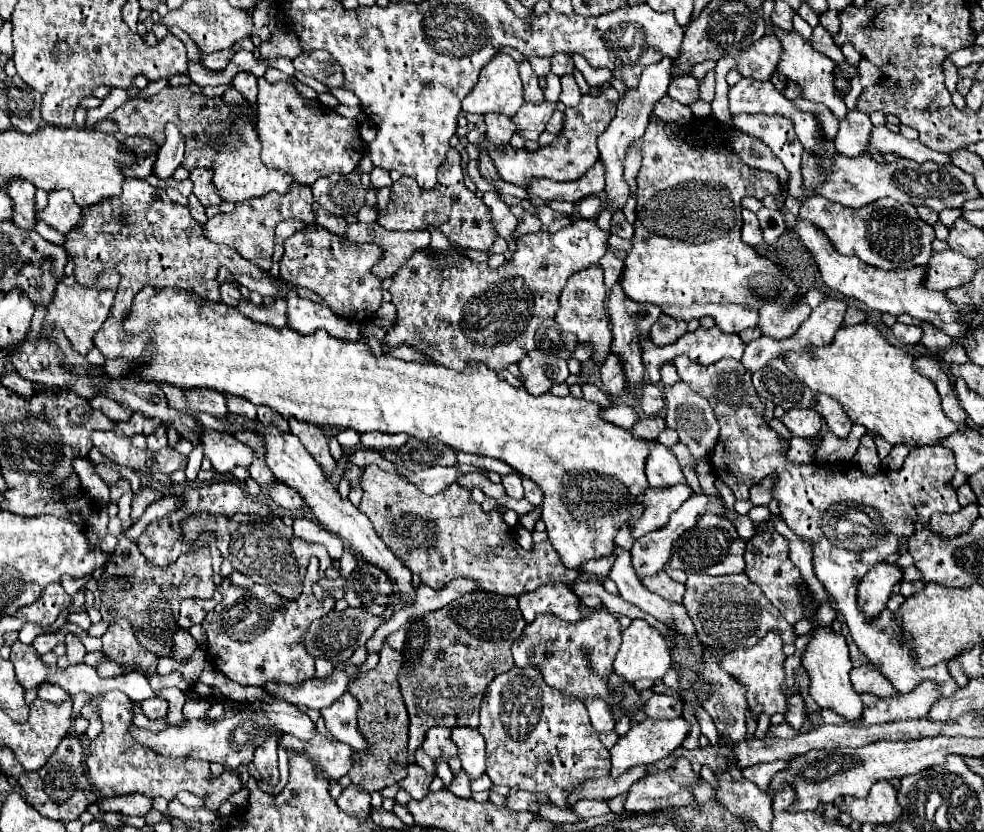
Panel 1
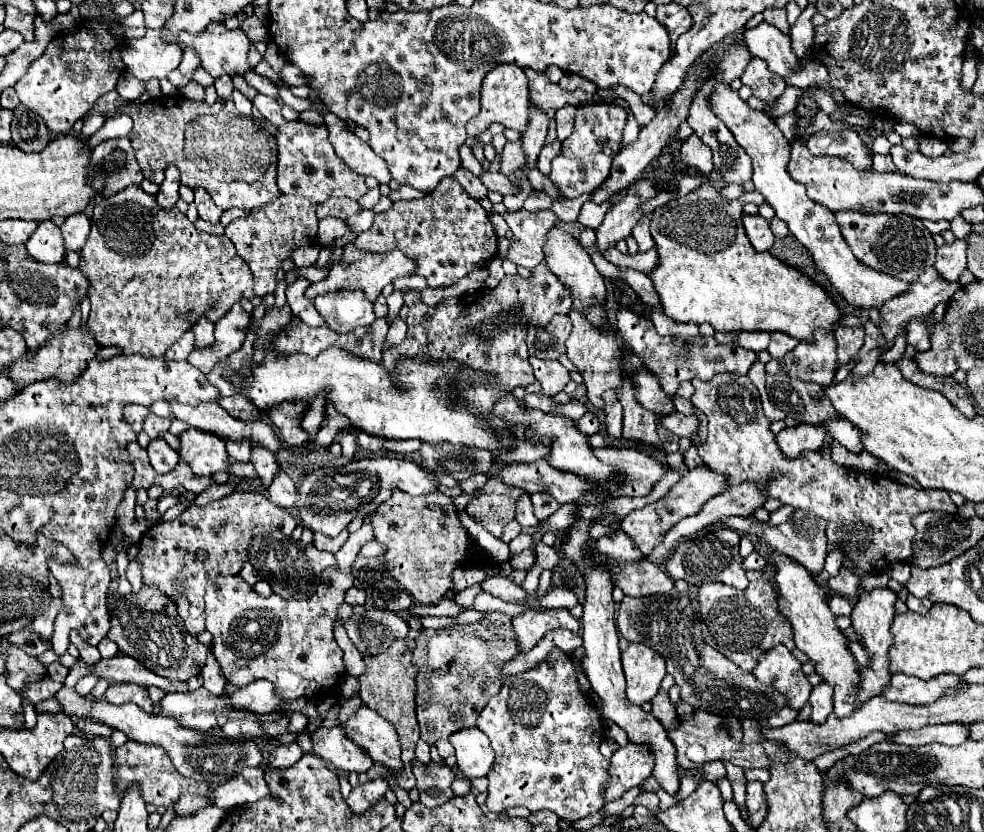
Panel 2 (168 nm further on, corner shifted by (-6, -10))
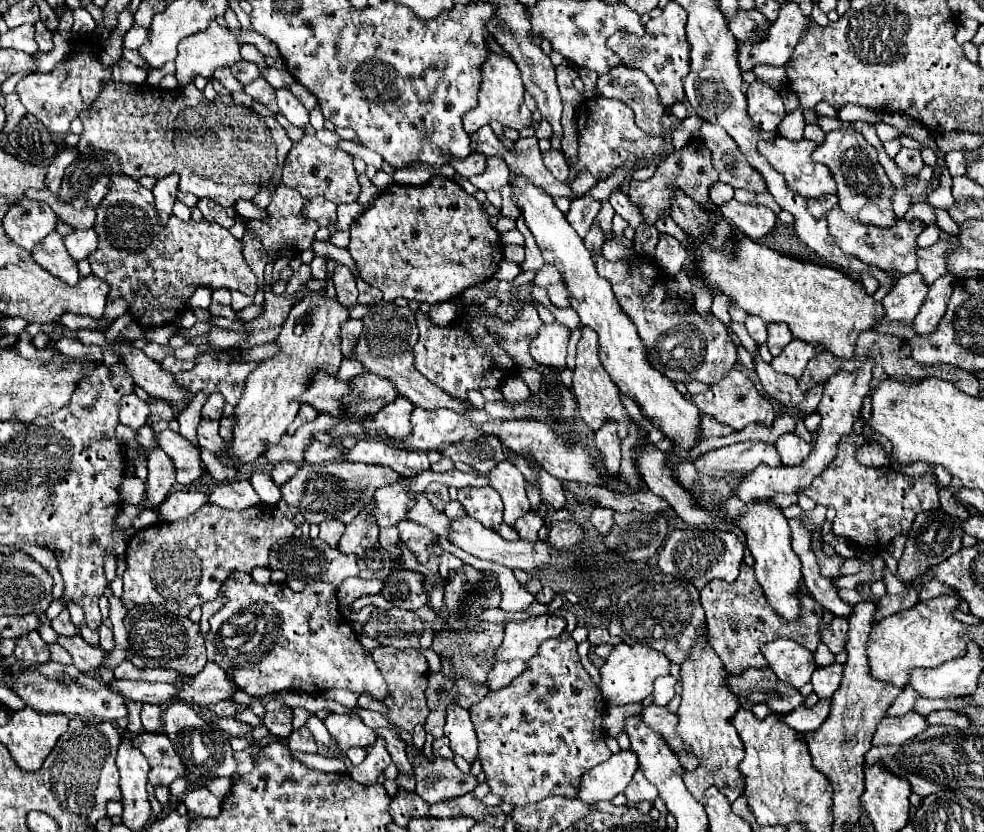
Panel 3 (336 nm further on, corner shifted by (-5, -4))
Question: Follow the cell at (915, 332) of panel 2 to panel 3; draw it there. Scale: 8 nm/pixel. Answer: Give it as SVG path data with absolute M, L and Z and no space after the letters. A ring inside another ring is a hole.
M946 273L944 277L940 277L938 281L934 281L930 285L930 291L924 299L924 305L920 307L920 313L914 319L916 333L930 333L930 329L934 329L934 325L938 325L938 321L940 321L940 317L946 311L946 305L950 301L954 281L956 281L956 277Z

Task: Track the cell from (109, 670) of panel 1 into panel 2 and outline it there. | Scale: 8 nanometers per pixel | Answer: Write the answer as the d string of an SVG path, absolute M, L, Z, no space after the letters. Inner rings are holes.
M111 685L105 695L103 695L105 701L111 701L111 703L135 703L139 705L143 711L151 713L153 709L153 703L149 699L149 693L145 687L139 687L139 685Z

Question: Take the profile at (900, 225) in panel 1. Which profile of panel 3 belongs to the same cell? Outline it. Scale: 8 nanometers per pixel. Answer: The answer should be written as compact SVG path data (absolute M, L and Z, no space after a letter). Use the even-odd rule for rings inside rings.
M838 205L826 213L828 225L830 225L830 233L834 235L834 241L838 241L838 245L842 245L842 251L848 255L858 257L860 261L866 261L868 265L876 265L886 273L898 271L902 275L916 271L916 237L920 235L920 231L924 229L924 225L914 219L912 223L900 221L898 225L890 227L890 229L878 229L878 227L870 227L870 225L862 225L856 221L850 221L842 209L838 209Z

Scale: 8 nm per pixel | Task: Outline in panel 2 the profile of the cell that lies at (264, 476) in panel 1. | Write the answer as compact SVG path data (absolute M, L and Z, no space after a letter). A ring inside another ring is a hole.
M233 461L231 473L233 473L235 477L245 477L245 479L249 479L249 481L257 481L257 479L259 479L259 475L257 475L257 471L253 469L251 463L235 463L235 461Z

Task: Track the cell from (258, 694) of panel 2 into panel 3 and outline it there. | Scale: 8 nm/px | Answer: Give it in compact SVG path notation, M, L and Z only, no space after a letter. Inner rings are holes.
M210 661L200 673L192 677L184 675L184 683L178 683L174 687L178 691L176 697L192 707L214 705L222 699L232 699L232 693L238 689L238 685Z

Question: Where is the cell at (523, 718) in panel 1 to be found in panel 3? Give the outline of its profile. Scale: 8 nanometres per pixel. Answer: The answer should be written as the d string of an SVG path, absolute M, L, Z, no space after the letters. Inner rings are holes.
M570 633L546 639L540 653L528 661L524 673L520 673L508 687L490 691L478 705L470 709L476 737L480 741L478 757L486 773L486 783L494 795L500 795L506 803L528 805L542 801L550 795L574 797L582 773L606 761L612 753L606 747L602 719L606 705L598 685L590 679L580 663L576 641Z

